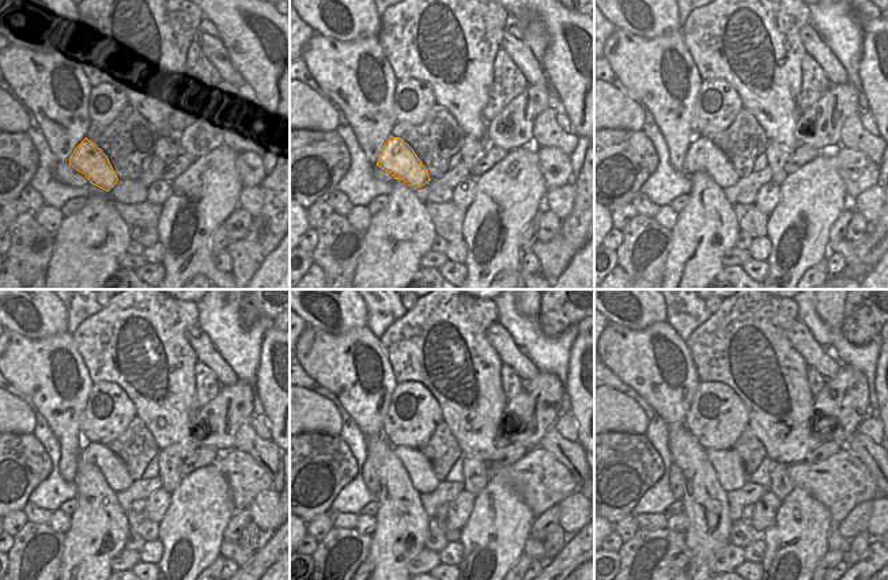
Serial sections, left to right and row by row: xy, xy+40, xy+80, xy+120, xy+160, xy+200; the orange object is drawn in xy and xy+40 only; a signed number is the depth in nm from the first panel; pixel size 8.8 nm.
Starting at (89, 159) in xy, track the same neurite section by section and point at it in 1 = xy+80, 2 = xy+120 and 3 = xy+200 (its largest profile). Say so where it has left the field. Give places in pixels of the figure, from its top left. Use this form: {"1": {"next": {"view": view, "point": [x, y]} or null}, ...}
{"1": {"next": {"view": "xy+80", "point": [702, 155]}}, "2": {"next": {"view": "xy+120", "point": [113, 469]}}, "3": {"next": {"view": "xy+200", "point": [728, 465]}}}

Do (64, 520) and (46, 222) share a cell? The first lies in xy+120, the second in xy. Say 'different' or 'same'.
same

